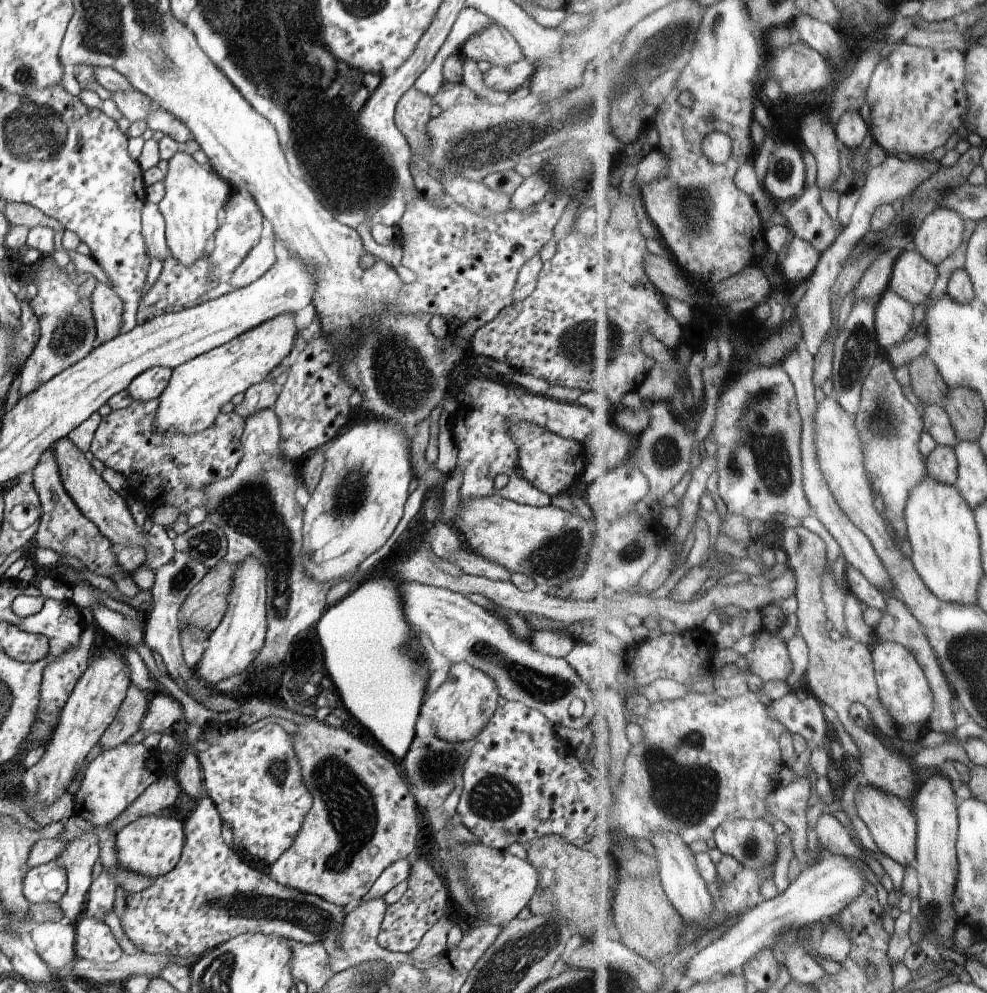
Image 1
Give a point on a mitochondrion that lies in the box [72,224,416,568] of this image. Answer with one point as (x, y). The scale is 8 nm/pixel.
(350, 495)

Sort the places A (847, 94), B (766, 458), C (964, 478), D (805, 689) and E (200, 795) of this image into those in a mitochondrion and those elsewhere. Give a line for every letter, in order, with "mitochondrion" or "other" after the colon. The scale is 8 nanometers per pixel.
A: other
B: mitochondrion
C: other
D: other
E: other

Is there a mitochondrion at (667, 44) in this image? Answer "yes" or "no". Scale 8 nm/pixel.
yes

